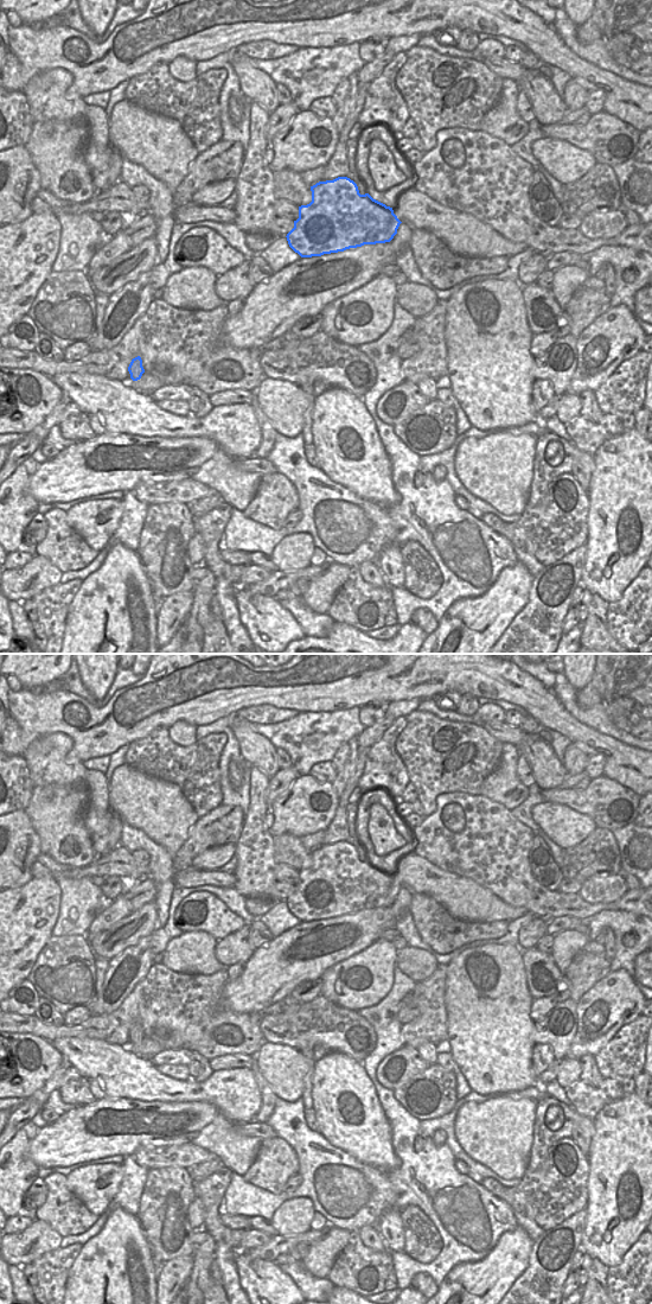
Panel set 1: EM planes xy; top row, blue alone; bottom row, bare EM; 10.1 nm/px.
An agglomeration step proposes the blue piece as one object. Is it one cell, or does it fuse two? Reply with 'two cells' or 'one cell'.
one cell

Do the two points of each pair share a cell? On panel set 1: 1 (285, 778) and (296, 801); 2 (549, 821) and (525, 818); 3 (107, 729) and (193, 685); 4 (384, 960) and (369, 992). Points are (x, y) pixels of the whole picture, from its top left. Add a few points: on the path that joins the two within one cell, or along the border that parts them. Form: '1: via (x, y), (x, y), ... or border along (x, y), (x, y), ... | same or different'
1: border along (299, 775), (269, 806) | different
2: border along (544, 800), (531, 809), (531, 818), (541, 828) | different
3: via (128, 729), (132, 729), (172, 691) | same
4: via (376, 968), (372, 984) | same

